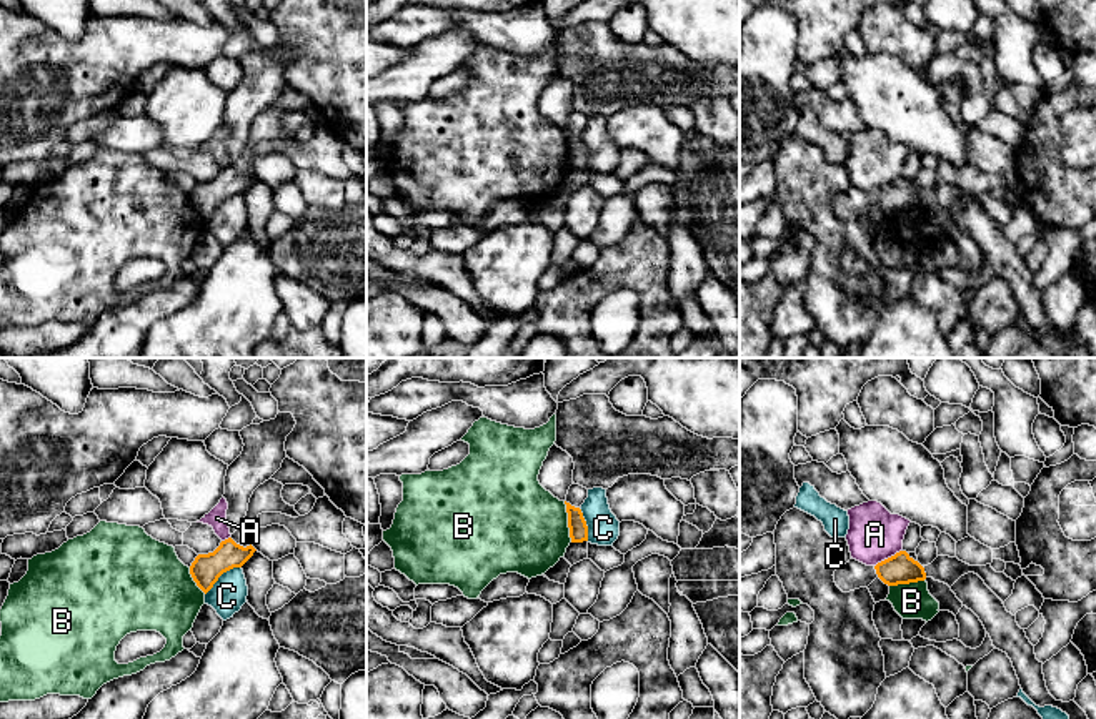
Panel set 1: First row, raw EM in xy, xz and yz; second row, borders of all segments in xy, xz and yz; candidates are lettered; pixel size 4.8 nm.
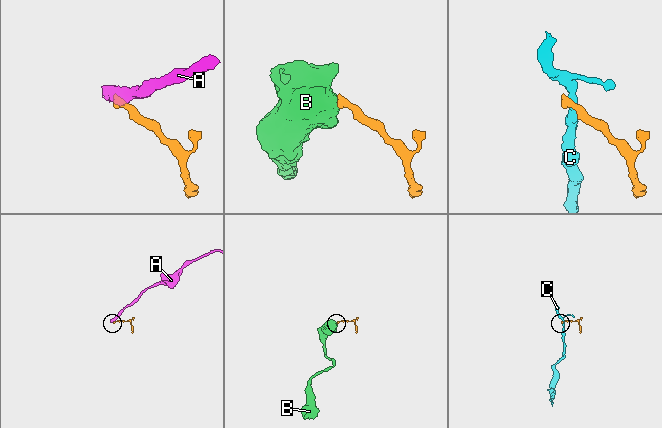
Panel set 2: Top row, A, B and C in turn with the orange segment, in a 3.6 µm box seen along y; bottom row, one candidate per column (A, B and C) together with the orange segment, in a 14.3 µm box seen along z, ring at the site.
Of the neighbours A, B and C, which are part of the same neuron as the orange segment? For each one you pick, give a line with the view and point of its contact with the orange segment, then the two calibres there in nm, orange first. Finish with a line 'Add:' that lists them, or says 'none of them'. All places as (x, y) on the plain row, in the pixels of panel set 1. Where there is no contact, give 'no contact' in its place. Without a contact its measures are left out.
Add: none of them

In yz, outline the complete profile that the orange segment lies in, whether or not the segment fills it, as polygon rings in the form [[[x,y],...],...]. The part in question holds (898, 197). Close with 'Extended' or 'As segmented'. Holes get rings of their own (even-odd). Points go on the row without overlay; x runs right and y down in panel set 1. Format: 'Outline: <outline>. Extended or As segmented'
Outline: [[[899,178],[876,193],[866,193],[851,185],[844,193],[838,195],[833,203],[836,213],[843,220],[868,215],[876,205],[888,213],[909,211],[926,206],[924,195],[906,178]]]. Extended

